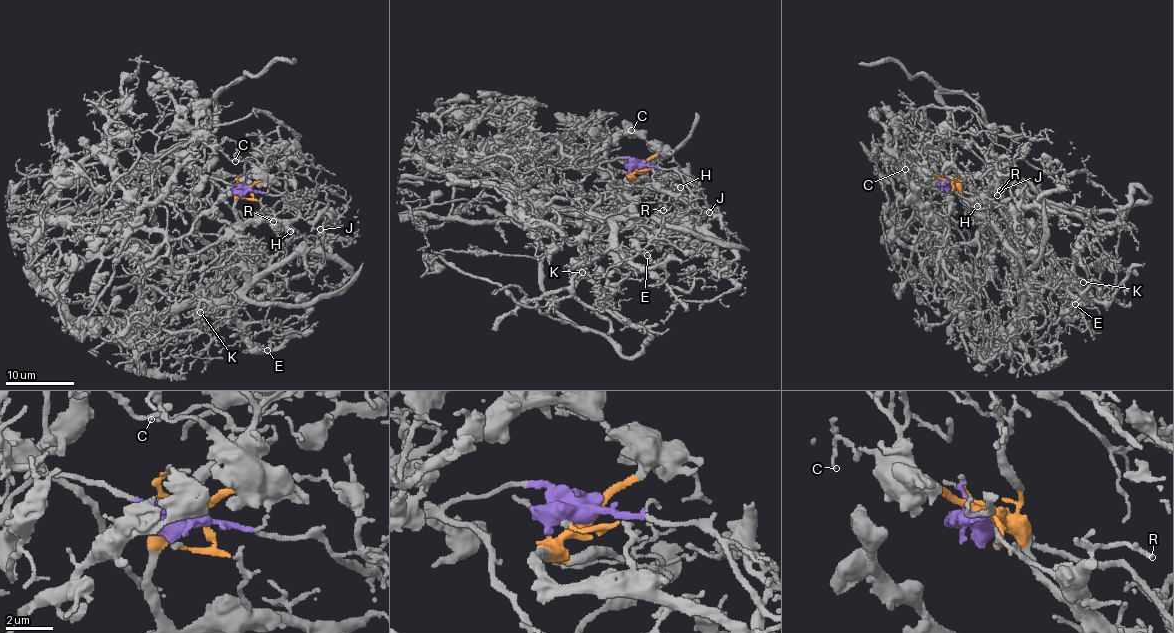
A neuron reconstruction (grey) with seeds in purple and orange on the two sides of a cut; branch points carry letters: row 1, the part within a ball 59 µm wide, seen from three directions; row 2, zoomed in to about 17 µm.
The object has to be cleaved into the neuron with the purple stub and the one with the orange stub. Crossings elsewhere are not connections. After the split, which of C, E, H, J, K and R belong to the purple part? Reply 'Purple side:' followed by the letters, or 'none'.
Purple side: none

